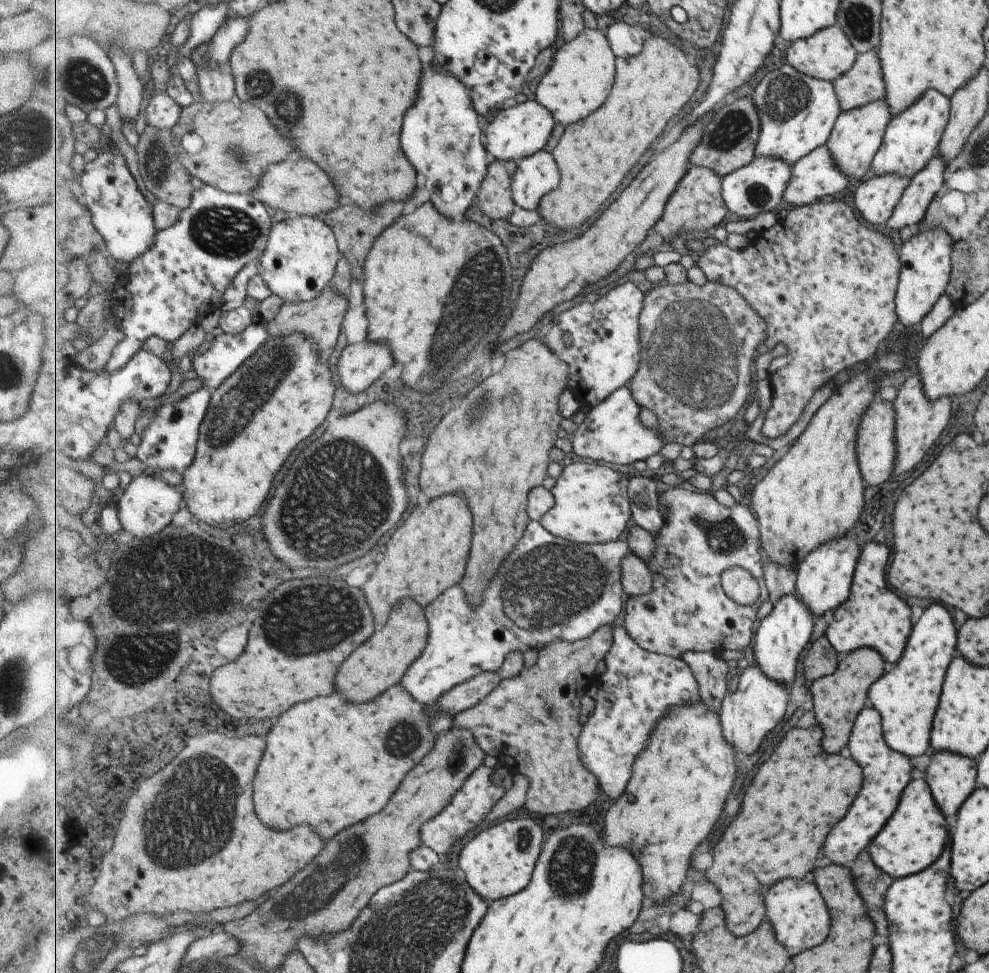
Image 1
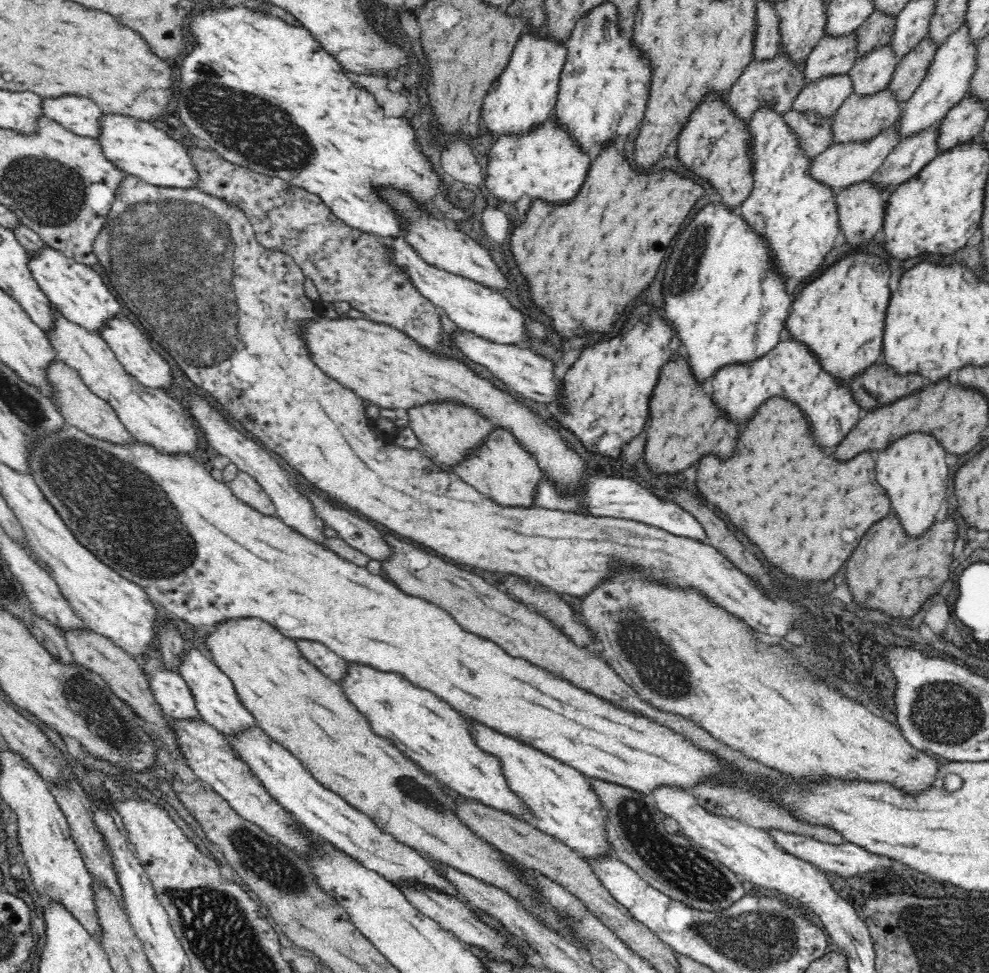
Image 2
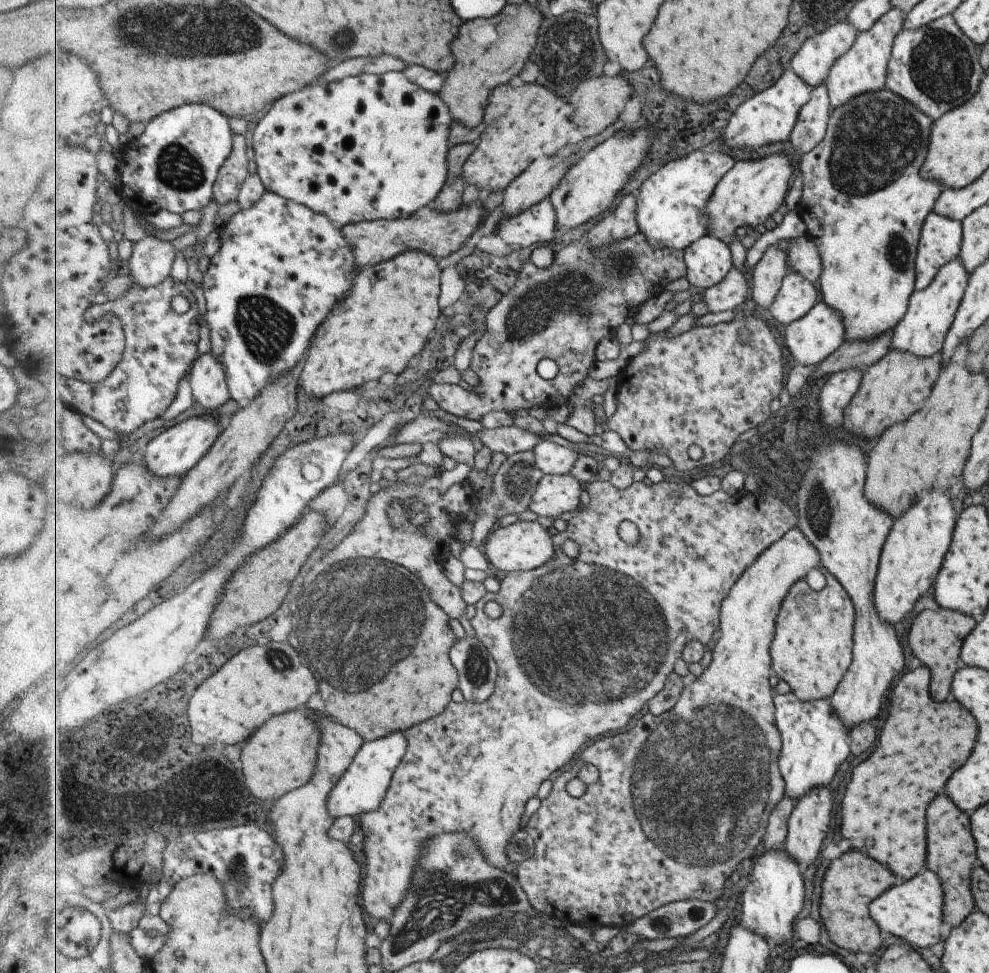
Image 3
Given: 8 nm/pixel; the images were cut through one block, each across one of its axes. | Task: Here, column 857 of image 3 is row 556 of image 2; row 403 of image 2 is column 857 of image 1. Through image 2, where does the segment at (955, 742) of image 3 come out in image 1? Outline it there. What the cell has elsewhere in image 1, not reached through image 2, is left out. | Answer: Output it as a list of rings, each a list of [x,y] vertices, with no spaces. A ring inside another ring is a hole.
[[[816,724],[806,729],[794,727],[787,733],[773,756],[757,772],[753,784],[745,794],[739,816],[715,846],[715,864],[707,872],[707,878],[719,888],[723,896],[721,906],[725,910],[727,928],[735,936],[751,934],[767,920],[765,896],[775,882],[783,878],[802,879],[813,870],[813,862],[827,832],[843,818],[847,806],[859,790],[860,765],[851,760],[851,757],[829,756],[821,752],[819,738],[823,738],[823,730]]]

